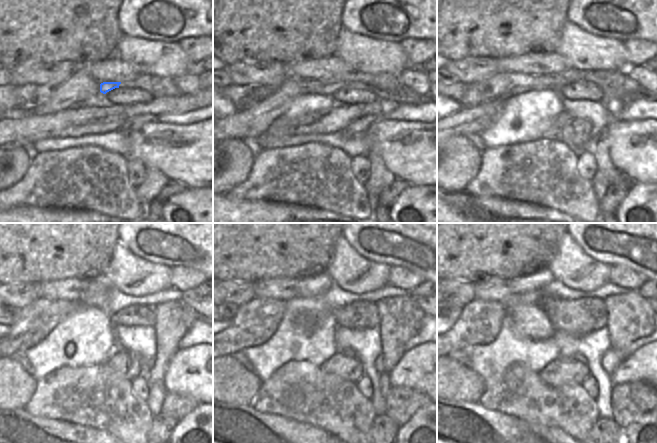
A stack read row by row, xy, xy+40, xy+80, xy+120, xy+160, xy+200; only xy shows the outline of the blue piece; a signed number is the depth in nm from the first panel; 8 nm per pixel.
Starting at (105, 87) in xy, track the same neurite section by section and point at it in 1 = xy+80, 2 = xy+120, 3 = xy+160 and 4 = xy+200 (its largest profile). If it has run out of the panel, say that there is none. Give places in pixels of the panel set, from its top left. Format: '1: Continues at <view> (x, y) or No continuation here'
1: Continues at xy+80 (502, 85)
2: Continues at xy+120 (38, 319)
3: Continues at xy+160 (255, 322)
4: Continues at xy+200 (480, 321).

